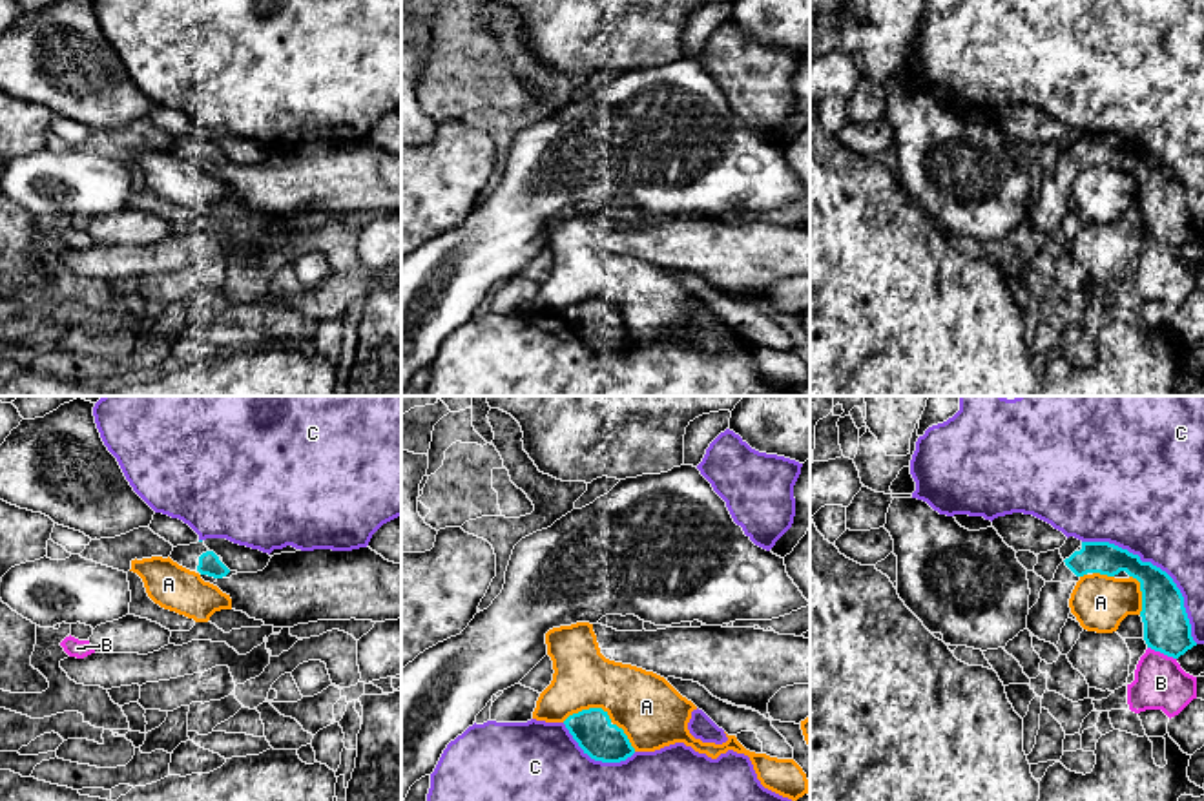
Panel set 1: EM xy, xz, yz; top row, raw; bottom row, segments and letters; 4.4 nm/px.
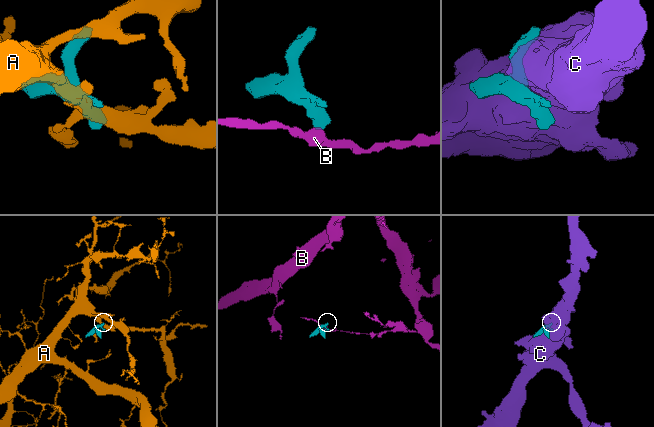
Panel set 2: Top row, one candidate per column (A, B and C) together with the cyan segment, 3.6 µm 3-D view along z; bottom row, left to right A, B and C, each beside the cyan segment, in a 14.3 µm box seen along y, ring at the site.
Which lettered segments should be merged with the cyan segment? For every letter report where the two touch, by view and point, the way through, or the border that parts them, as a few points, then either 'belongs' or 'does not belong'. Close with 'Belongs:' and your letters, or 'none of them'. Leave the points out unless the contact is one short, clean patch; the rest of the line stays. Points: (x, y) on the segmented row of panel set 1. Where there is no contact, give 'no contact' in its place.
A: xz (604, 712) | does not belong
B: yz (1162, 652) | does not belong
C: yz (1159, 568) | does not belong
Belongs: none of them

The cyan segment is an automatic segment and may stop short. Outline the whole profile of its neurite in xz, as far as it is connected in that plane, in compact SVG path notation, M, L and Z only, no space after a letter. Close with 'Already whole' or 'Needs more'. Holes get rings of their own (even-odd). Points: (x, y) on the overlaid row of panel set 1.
M602 708L573 713L564 724L584 754L595 761L620 763L635 754L624 730L613 724Z. Already whole

